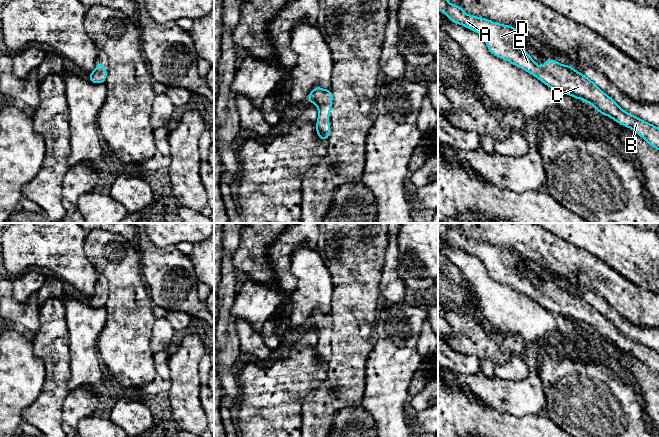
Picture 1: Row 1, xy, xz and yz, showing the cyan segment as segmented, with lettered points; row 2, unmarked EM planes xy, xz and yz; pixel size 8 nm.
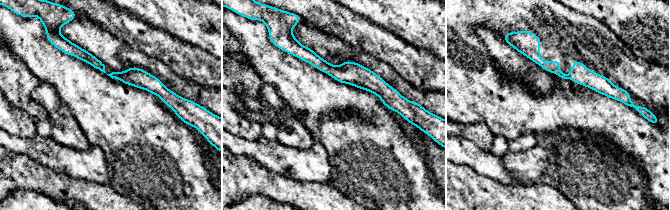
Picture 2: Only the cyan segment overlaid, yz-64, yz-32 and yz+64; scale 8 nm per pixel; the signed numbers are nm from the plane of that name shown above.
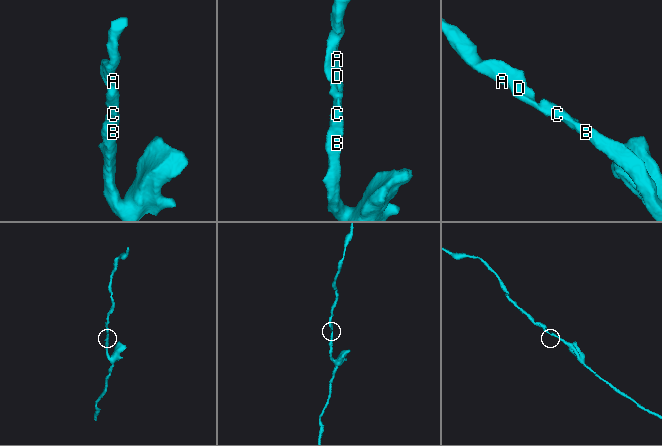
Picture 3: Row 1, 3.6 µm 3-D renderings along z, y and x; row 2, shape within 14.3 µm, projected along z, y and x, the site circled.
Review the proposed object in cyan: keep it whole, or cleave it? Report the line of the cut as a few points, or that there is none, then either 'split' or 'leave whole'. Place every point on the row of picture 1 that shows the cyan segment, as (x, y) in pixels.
cut none; leave whole

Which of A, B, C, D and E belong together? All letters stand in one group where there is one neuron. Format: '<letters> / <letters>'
A B C D E

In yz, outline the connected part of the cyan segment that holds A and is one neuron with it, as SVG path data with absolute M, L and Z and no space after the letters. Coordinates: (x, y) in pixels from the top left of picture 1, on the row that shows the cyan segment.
M438 0L438 10L451 22L479 33L493 55L527 71L555 92L562 91L575 99L590 103L596 111L632 129L649 145L659 150L659 128L624 111L586 75L570 65L561 65L557 60L549 59L540 68L520 47L521 36L515 27L468 15L462 7L450 4L448 0Z

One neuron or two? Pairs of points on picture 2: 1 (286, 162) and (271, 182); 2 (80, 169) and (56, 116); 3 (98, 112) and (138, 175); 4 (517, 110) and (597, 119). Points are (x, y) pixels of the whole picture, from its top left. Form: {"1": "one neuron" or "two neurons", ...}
{"1": "two neurons", "2": "two neurons", "3": "one neuron", "4": "one neuron"}

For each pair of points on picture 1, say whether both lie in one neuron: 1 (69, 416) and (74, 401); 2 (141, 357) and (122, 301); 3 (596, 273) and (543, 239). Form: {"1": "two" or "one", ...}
{"1": "one", "2": "one", "3": "one"}

